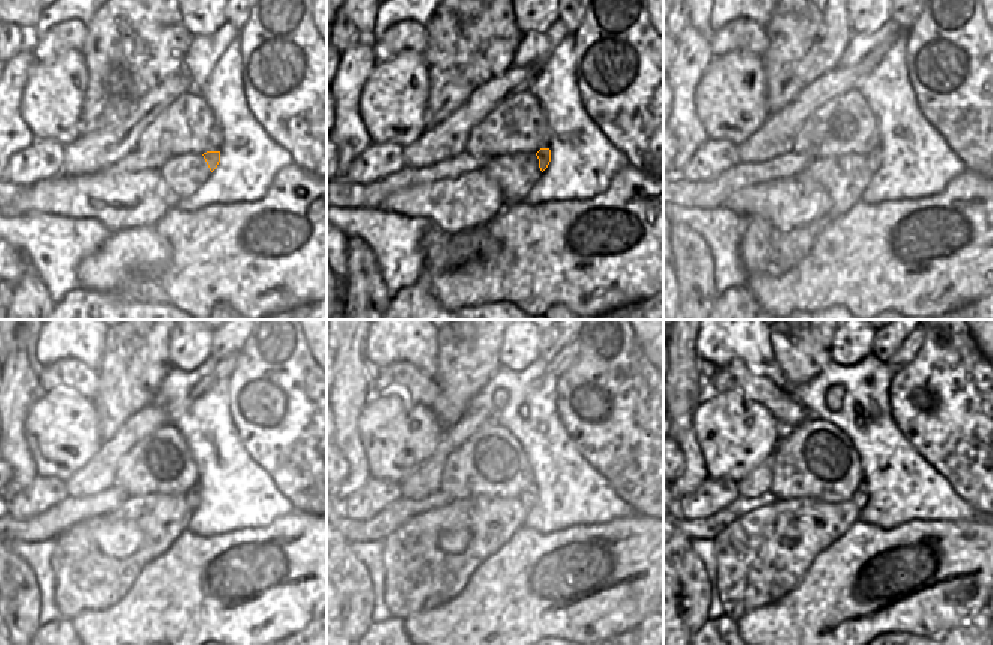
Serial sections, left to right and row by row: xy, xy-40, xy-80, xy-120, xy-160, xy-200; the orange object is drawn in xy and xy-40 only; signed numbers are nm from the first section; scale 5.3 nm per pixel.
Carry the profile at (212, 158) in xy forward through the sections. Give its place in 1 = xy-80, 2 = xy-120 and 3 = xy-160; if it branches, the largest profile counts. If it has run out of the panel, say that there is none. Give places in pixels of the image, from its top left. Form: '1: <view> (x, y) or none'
1: xy-80 (873, 158)
2: xy-120 (192, 497)
3: xy-160 (527, 498)

